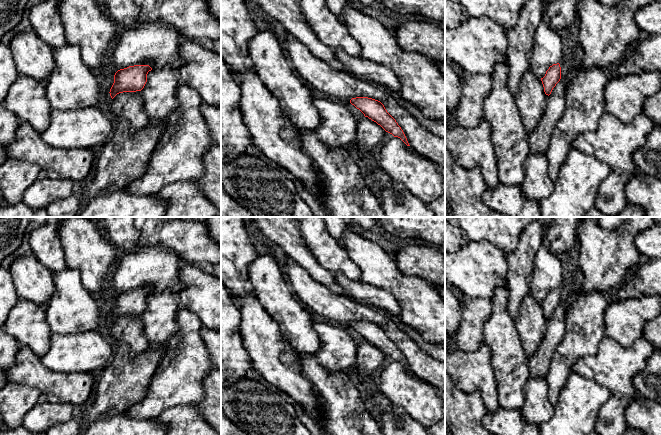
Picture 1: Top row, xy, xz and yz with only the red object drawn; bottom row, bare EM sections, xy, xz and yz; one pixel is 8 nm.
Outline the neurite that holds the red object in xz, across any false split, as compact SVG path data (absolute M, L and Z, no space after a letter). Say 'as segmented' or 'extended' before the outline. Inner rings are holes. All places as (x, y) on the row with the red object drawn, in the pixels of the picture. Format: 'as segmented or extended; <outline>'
extended; M286 30L281 40L286 42L286 51L289 53L293 69L310 88L315 88L341 103L351 103L365 117L410 146L401 127L381 103L393 97L393 91L330 67Z

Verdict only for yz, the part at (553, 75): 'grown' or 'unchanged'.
grown

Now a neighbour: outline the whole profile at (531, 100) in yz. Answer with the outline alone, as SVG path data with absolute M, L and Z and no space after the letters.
M529 69L523 74L520 89L514 97L523 126L530 133L540 122L548 101L541 78Z

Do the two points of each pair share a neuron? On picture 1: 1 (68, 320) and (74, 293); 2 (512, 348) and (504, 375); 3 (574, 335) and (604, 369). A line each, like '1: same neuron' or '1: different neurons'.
1: same neuron
2: same neuron
3: different neurons

